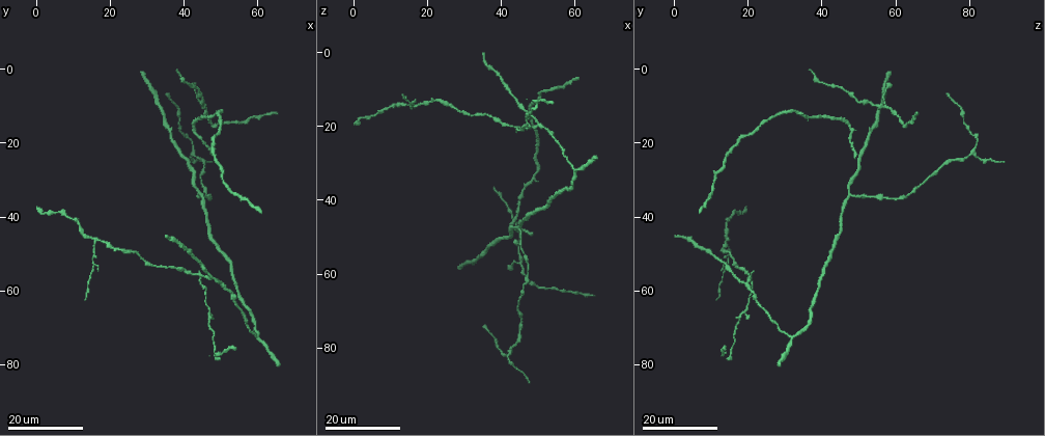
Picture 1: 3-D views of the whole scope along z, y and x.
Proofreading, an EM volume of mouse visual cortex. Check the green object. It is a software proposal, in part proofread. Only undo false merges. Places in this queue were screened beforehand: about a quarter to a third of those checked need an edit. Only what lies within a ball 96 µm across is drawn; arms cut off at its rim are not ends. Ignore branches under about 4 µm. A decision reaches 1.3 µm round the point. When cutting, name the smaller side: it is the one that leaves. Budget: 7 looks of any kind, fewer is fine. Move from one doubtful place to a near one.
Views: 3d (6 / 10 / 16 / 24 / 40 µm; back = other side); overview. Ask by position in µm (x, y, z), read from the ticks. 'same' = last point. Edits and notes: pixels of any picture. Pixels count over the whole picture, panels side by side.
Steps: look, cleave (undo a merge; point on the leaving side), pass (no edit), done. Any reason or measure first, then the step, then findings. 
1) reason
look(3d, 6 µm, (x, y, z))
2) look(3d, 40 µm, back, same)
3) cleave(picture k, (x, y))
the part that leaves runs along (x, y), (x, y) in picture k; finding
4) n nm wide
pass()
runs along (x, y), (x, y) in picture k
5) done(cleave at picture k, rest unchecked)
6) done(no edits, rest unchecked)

a fork
look(3d, 24 µm, (45.0, 10.0, 57.5))

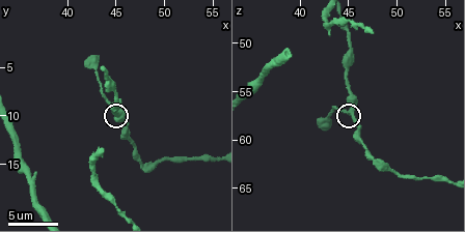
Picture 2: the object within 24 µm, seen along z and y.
look(3d, 6 µm, same)

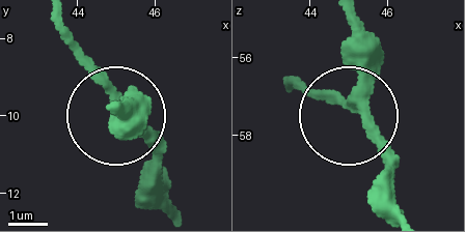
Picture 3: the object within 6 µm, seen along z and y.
pass()
one neuron here

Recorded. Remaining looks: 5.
look(3d, 6 µm, (45.0, 9.0, 49.8))

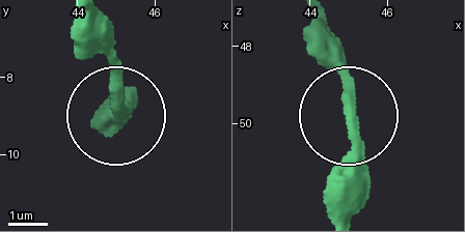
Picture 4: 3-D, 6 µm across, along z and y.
300 nm wide
pass()
continuous, no second neuron

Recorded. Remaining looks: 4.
sudden change in width
look(3d, 16 µm, (46.0, 59.5, 21.5))

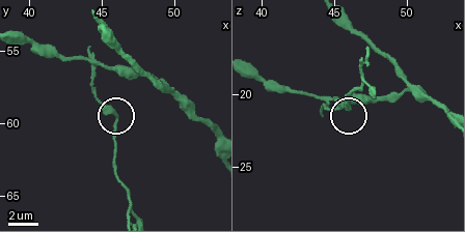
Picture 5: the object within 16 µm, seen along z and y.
look(3d, 10 µm, (46.0, 60.0, 21.2))

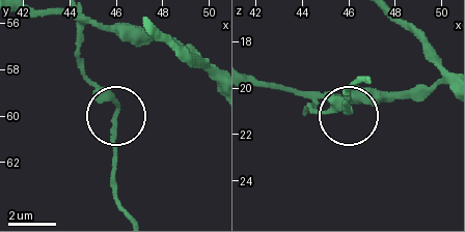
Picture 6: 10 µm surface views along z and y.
pass()
one neuron here

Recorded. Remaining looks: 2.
done(no edits, rest unchecked)

